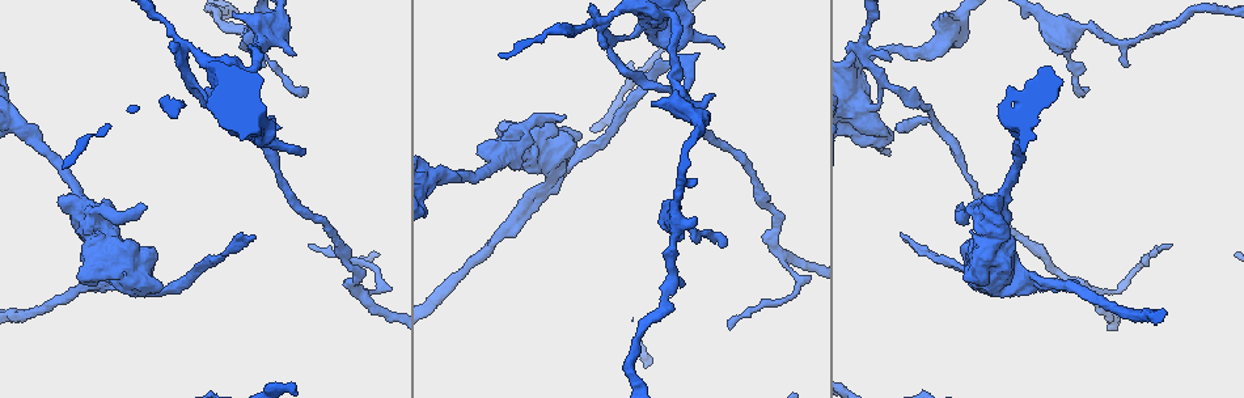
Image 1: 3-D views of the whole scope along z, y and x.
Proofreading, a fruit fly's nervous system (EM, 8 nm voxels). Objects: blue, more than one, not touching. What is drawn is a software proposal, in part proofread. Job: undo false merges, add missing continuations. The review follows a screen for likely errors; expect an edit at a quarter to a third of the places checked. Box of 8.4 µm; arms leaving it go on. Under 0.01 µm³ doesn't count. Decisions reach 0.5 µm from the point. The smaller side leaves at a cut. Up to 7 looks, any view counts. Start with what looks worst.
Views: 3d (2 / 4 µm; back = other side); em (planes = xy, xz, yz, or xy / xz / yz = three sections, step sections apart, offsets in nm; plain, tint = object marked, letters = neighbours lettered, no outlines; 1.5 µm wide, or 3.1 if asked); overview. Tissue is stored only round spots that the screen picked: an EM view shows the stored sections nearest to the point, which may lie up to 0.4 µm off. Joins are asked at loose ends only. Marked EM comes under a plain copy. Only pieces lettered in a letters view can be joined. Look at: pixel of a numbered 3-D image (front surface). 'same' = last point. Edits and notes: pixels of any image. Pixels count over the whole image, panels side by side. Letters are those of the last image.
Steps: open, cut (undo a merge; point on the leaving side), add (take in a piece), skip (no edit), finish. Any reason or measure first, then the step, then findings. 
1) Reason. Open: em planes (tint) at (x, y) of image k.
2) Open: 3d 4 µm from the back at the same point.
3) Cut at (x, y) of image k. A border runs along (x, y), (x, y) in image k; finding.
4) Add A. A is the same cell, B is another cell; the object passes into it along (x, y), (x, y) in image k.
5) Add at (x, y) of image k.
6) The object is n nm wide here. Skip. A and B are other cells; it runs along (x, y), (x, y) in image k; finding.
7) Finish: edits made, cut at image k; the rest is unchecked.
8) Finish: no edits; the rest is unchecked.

Free end. Open: em xy step 8 (tint) at (723, 46) of image 1.

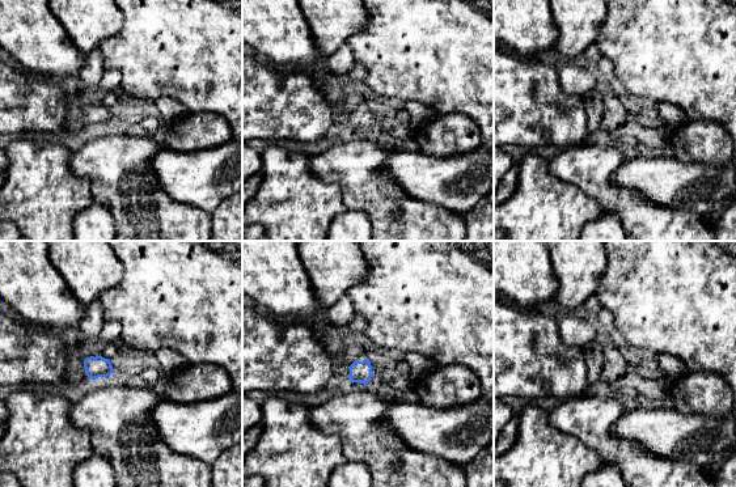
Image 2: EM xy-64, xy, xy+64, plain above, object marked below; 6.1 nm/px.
Cut it another way. Open: em planes (letters) at the same point.

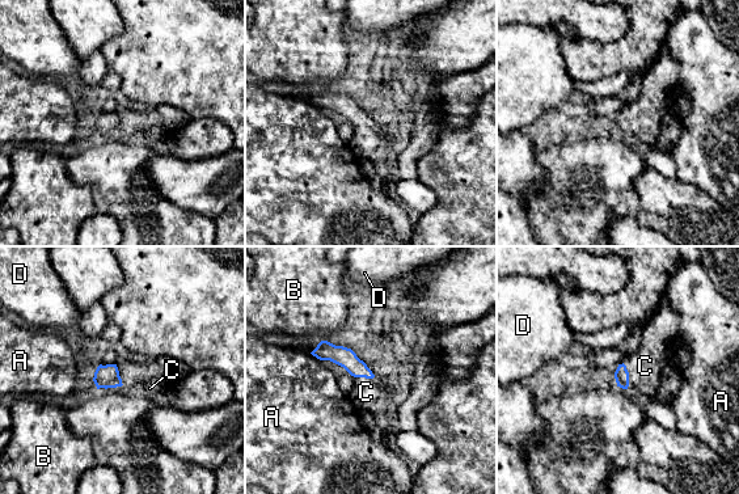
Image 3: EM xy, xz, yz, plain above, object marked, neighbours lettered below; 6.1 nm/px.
Add C. C is the same cell, A, B and D are other cells; the object passes into it along (621, 375), (628, 376), (645, 366) in image 3; it goes on there.

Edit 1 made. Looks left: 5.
Open: overview.

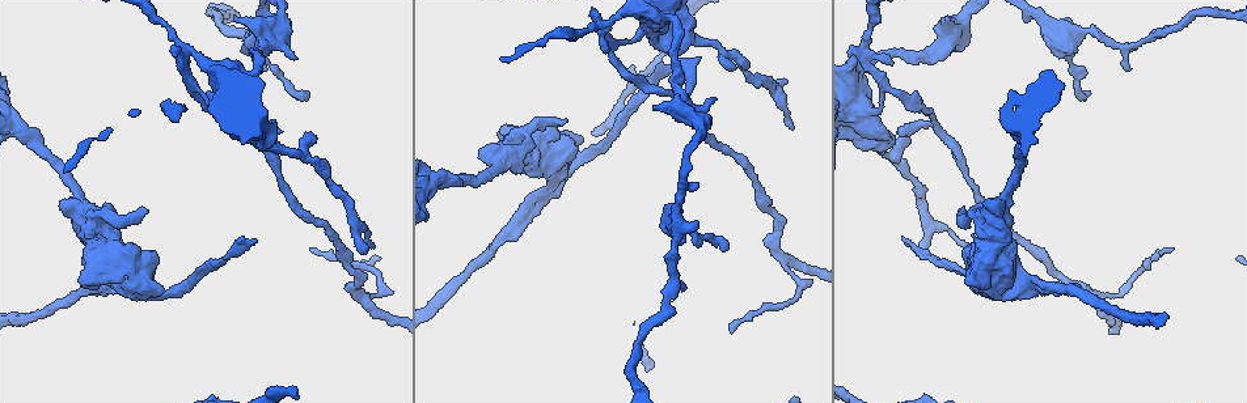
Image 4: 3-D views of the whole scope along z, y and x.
Long arm stops here. Open: 3d 2 µm at (904, 240) of image 4.

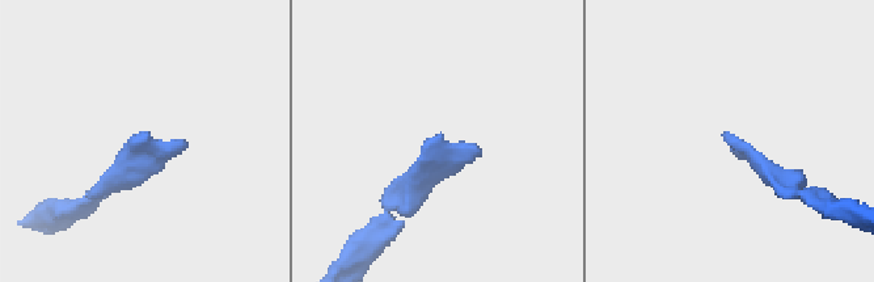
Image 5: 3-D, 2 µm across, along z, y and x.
Shape alone is not enough. Open: em xz step 4 (letters) at (737, 147) of image 5.

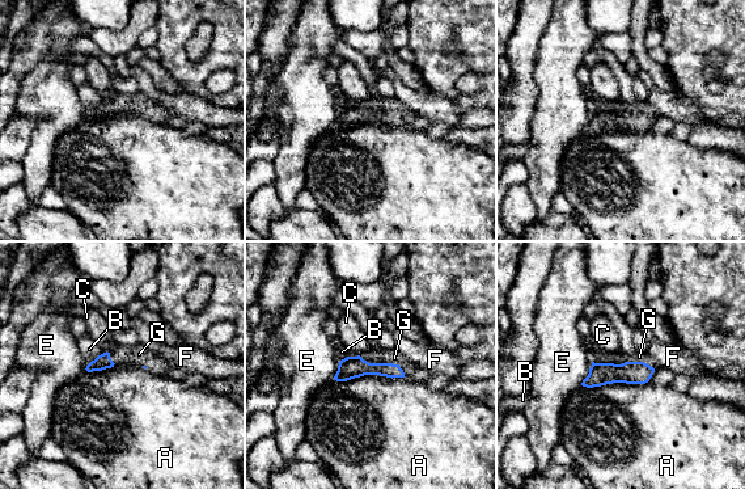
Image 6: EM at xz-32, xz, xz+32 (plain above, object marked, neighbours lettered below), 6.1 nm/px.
Add G. G is the same cell, A, B, C, E and F are other cells; the object passes into it along (350, 367), (379, 363), (373, 355) in image 6; it goes on there.

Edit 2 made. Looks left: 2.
Finish: edits made, add at image 3, add at image 6; the rest is unchecked.

